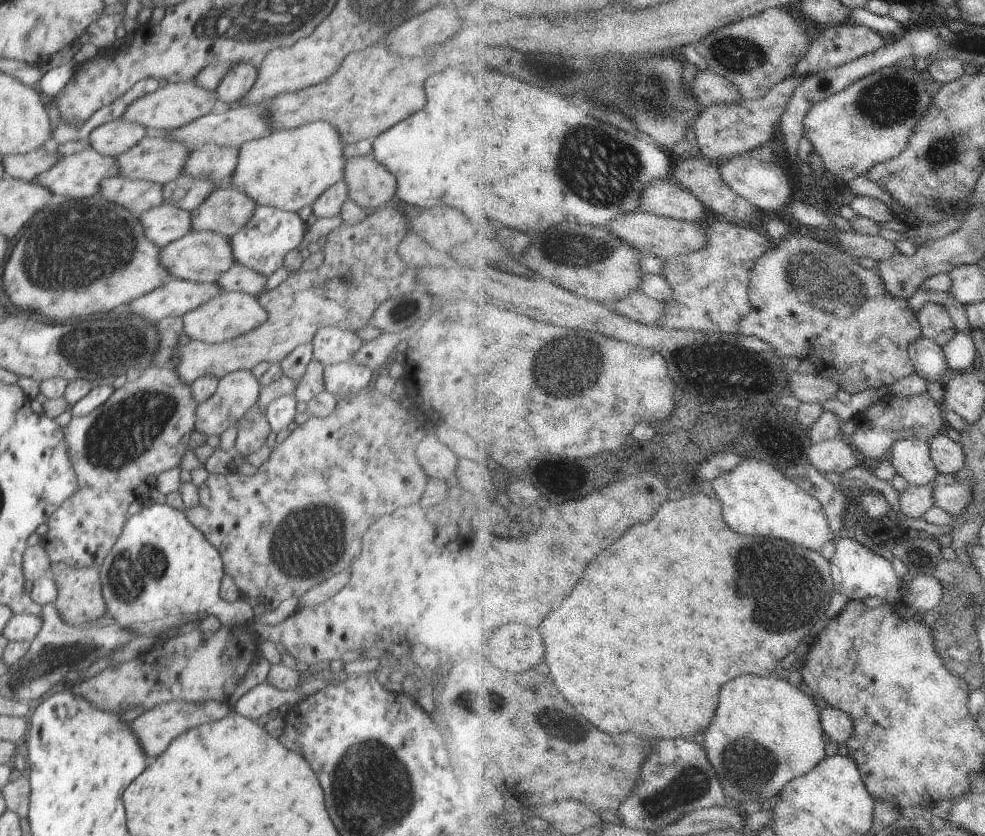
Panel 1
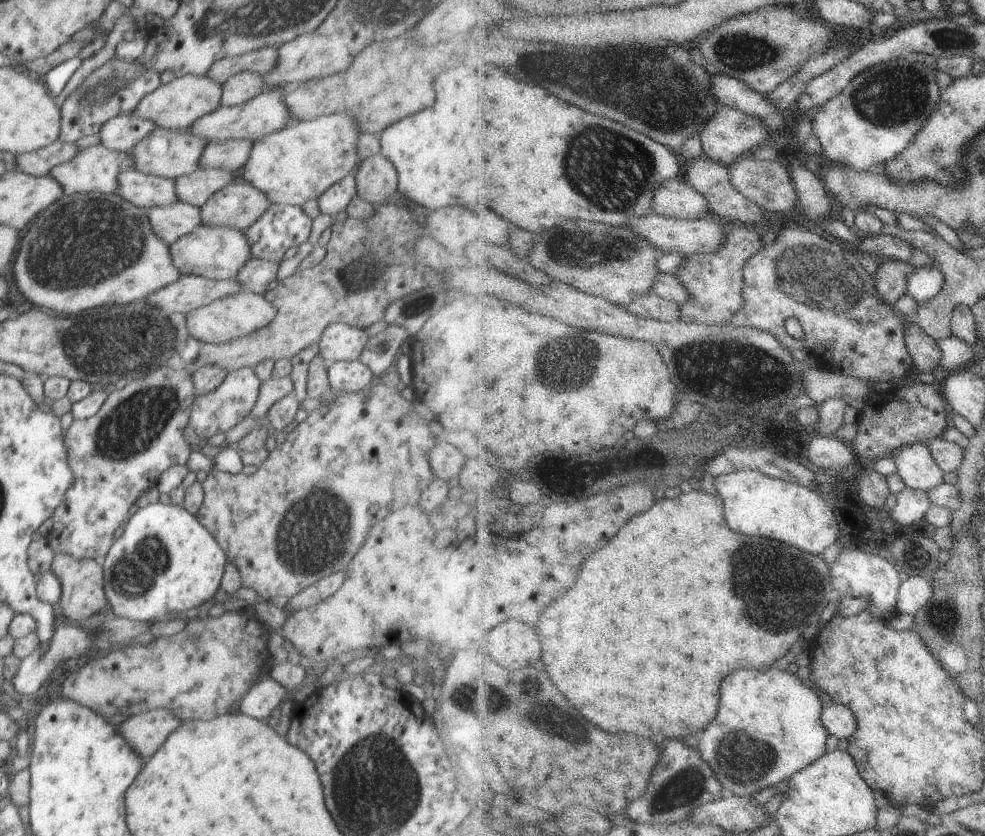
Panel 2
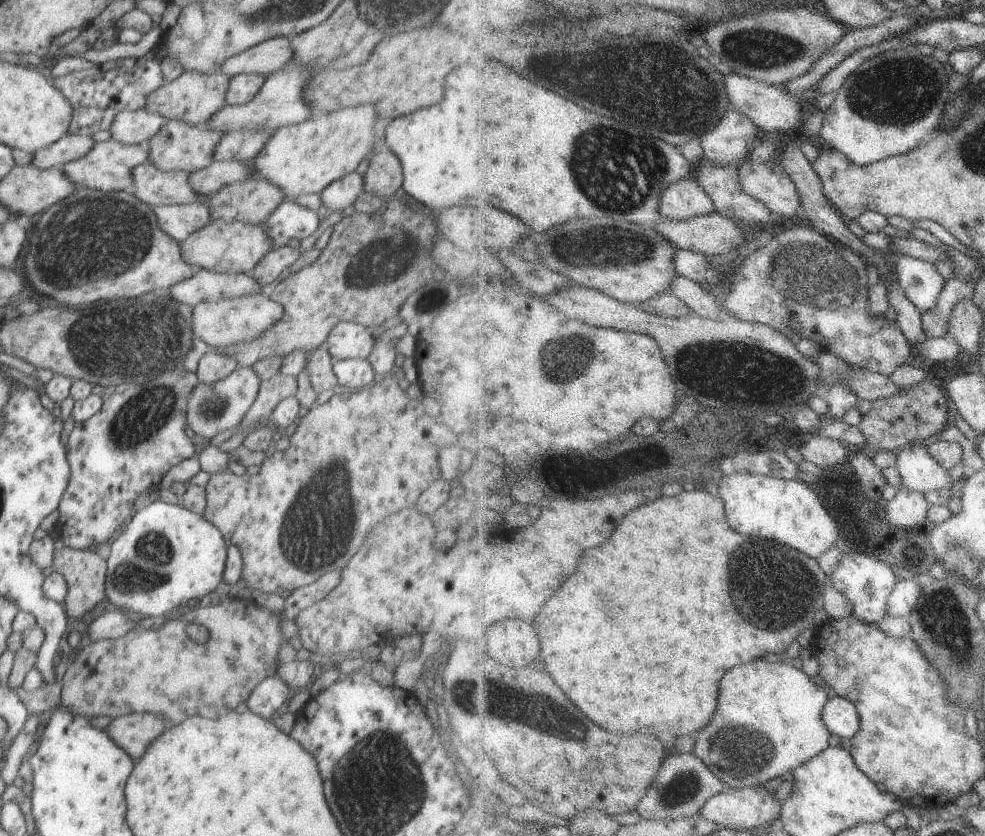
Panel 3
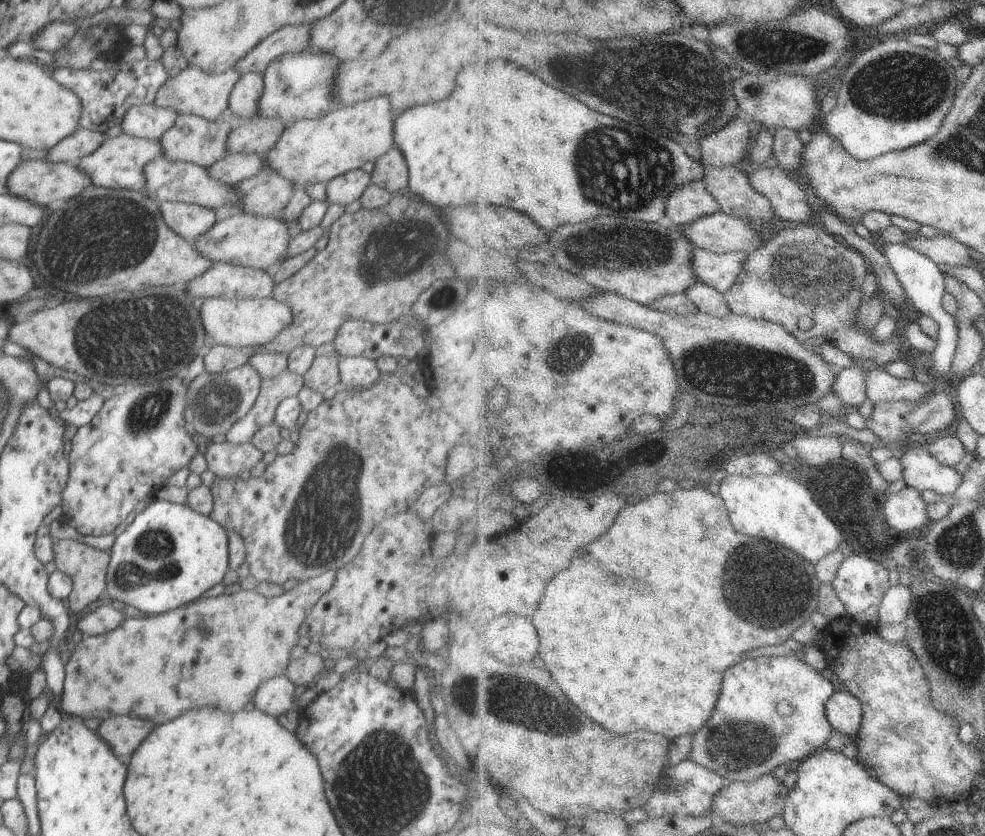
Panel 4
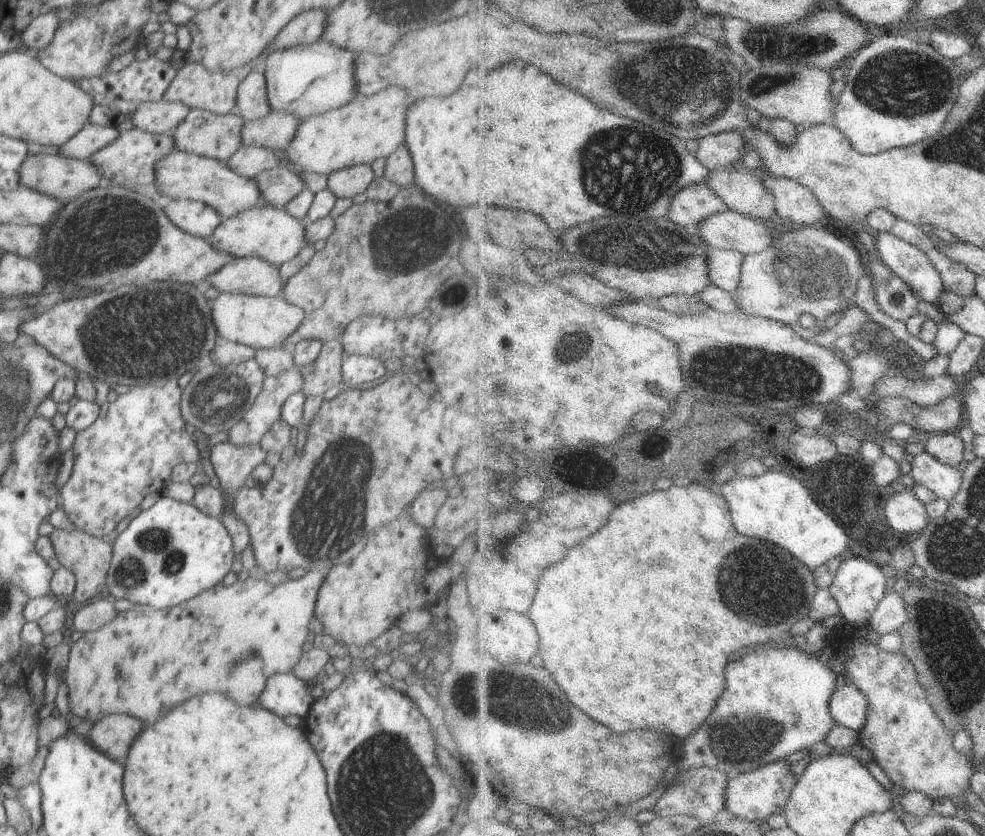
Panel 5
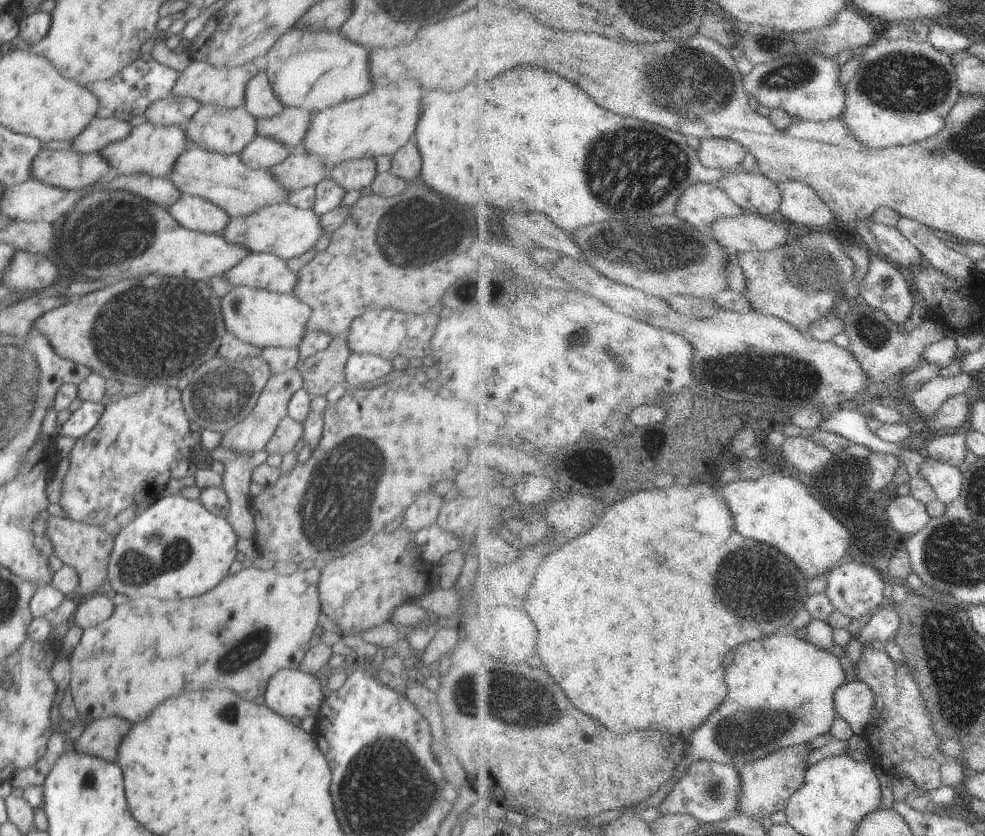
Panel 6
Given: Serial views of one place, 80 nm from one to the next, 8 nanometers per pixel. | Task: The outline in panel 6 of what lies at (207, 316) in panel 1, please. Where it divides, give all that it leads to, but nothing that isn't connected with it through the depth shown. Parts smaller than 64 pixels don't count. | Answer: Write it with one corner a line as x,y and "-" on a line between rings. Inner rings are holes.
234,287
220,299
225,332
254,346
298,346
310,318
311,308
292,296
264,289

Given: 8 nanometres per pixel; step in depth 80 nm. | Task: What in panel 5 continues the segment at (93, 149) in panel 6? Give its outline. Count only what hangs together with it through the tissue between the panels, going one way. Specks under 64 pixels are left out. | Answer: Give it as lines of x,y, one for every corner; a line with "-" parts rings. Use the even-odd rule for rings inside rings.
86,124
68,142
59,146
60,156
76,160
90,160
91,156
111,143
120,132
114,125

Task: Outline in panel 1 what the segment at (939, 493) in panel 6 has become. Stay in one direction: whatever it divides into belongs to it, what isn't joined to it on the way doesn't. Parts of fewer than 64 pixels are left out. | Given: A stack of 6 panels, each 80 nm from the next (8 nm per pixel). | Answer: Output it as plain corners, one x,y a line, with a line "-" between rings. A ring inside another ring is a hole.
908,438
894,444
892,462
911,486
935,484
939,469
931,459
930,445
920,438

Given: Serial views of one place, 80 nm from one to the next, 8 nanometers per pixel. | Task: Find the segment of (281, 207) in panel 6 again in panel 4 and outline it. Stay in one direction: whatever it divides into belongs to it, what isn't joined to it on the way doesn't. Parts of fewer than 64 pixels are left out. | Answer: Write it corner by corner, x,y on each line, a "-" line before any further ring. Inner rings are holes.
241,212
226,218
226,220
216,221
204,234
197,236
192,244
197,253
211,263
228,263
239,267
273,271
278,268
278,264
286,260
288,243
290,241
288,227
281,216
261,217
258,215
245,215

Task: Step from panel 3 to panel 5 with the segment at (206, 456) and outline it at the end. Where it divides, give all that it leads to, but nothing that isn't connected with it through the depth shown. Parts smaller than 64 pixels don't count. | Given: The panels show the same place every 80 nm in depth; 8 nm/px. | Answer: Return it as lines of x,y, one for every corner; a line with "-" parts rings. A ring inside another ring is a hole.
217,443
211,448
209,462
219,478
224,495
235,493
250,476
256,466
266,460
267,452
258,445
235,445

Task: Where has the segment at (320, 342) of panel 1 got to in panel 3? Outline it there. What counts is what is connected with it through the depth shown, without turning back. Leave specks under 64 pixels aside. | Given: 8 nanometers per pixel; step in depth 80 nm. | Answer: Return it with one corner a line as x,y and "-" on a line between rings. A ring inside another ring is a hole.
340,321
328,336
328,352
334,361
342,359
367,359
374,341
381,335
380,328
366,328
350,321

